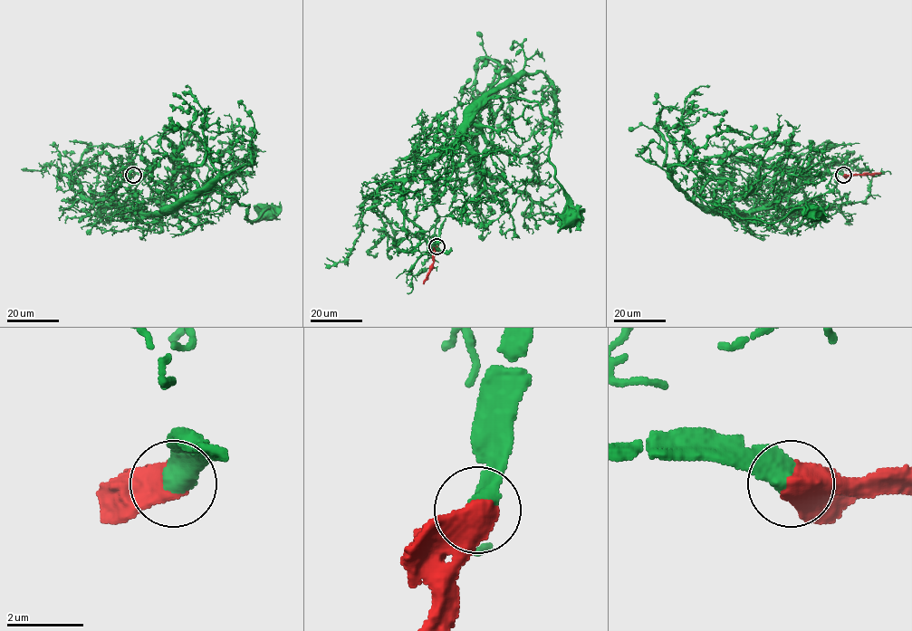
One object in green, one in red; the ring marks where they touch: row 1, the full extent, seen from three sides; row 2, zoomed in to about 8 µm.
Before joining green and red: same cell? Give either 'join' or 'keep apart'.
join

